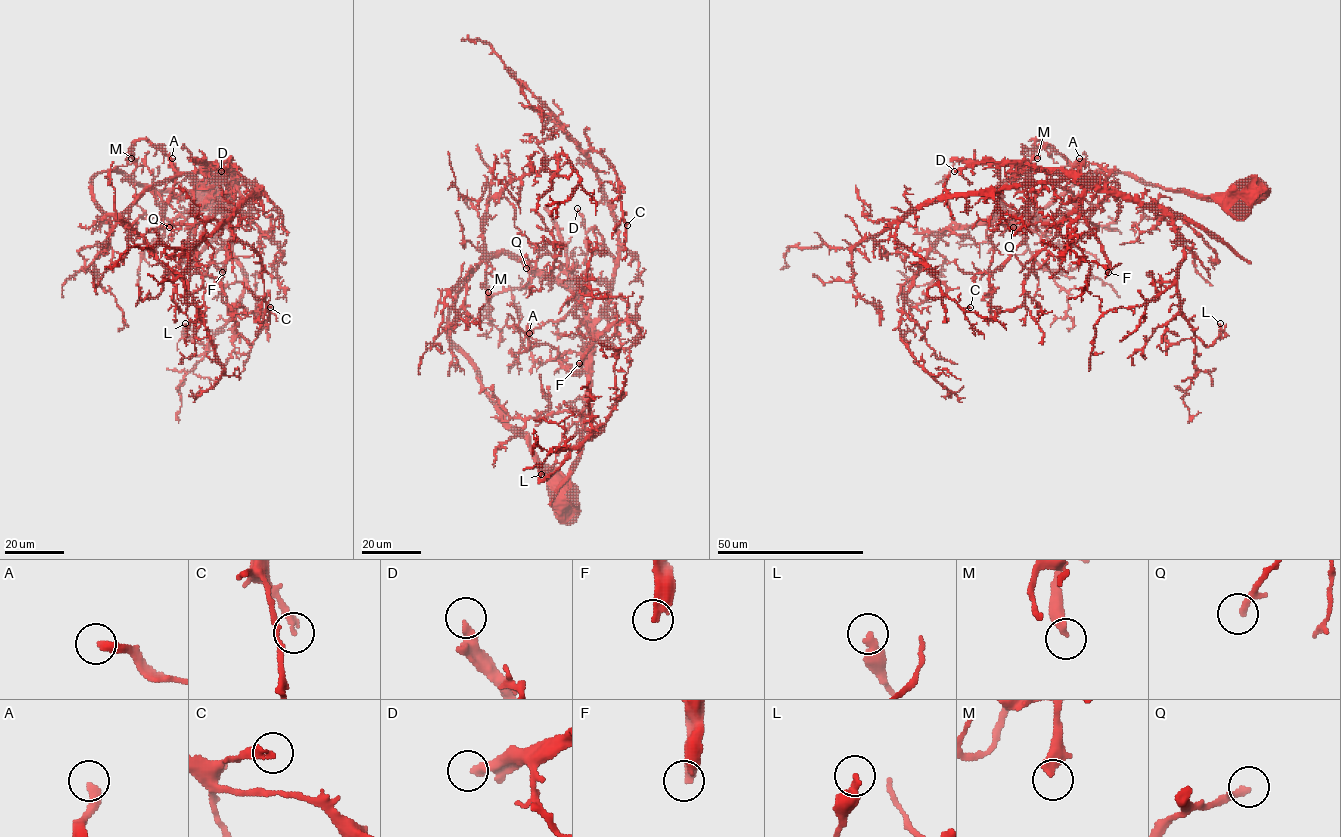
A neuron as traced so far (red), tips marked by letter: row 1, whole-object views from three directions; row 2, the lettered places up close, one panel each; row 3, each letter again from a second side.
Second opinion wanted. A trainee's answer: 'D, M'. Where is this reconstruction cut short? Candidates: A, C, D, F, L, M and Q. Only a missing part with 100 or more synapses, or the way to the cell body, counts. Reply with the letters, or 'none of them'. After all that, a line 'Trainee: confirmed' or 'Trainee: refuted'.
D, F
Trainee: refuted

